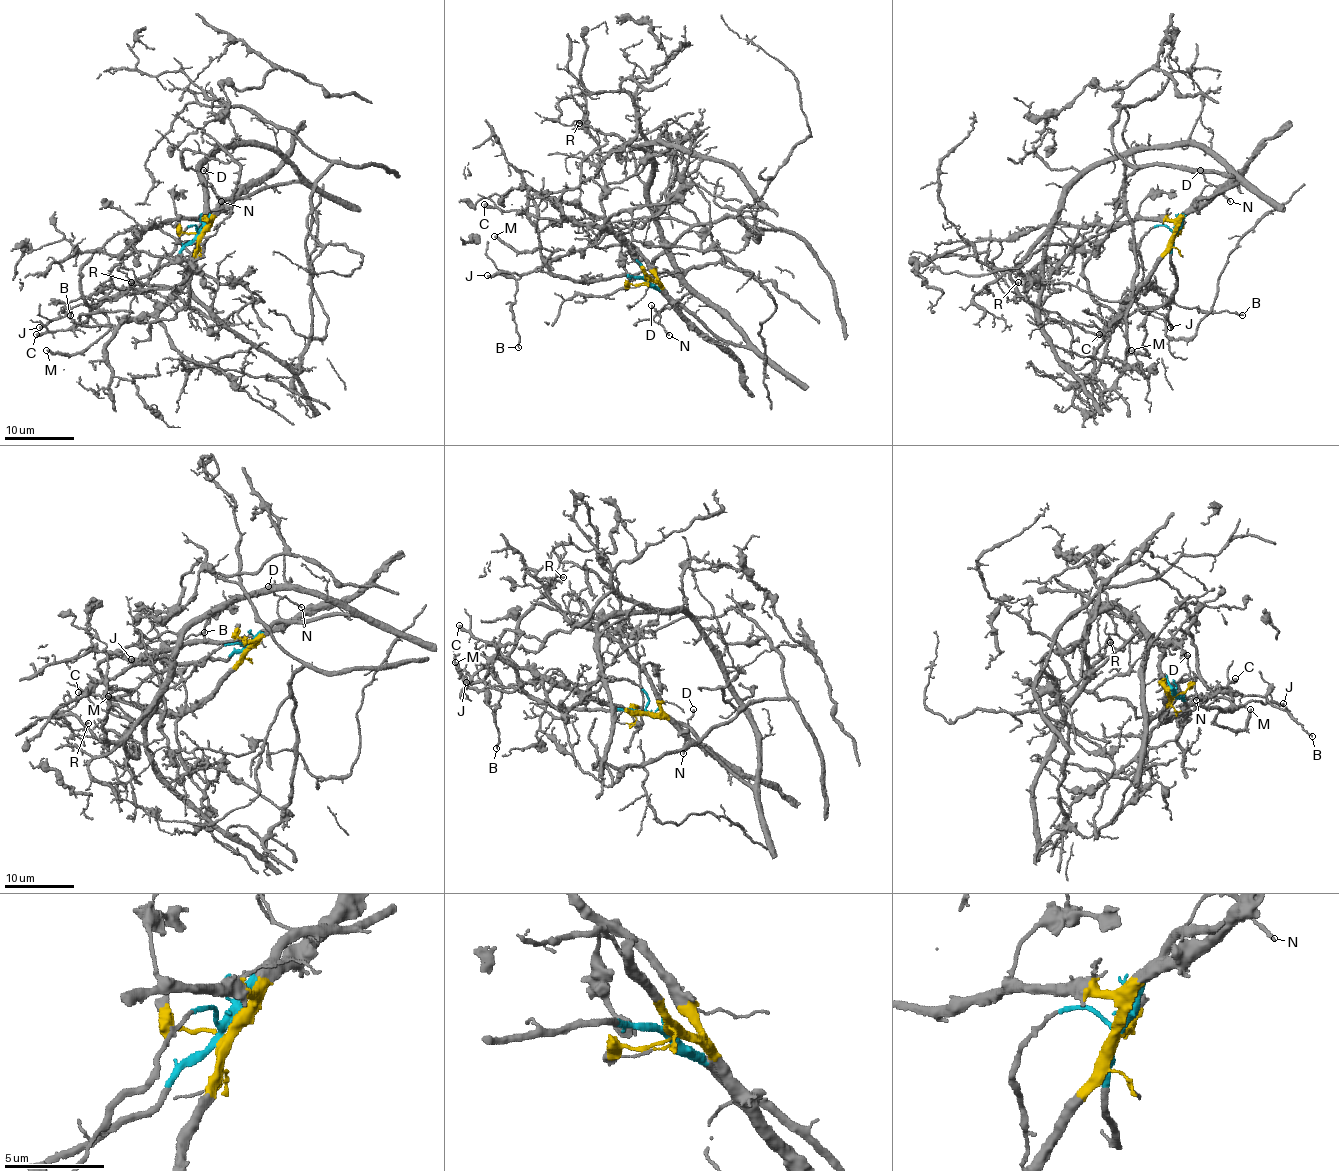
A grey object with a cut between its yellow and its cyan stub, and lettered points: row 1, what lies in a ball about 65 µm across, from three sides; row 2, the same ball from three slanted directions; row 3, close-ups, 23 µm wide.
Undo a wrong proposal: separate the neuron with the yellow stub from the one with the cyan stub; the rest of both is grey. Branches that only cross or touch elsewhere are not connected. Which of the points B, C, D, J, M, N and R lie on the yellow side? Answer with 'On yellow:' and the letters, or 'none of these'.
On yellow: B, C, R

